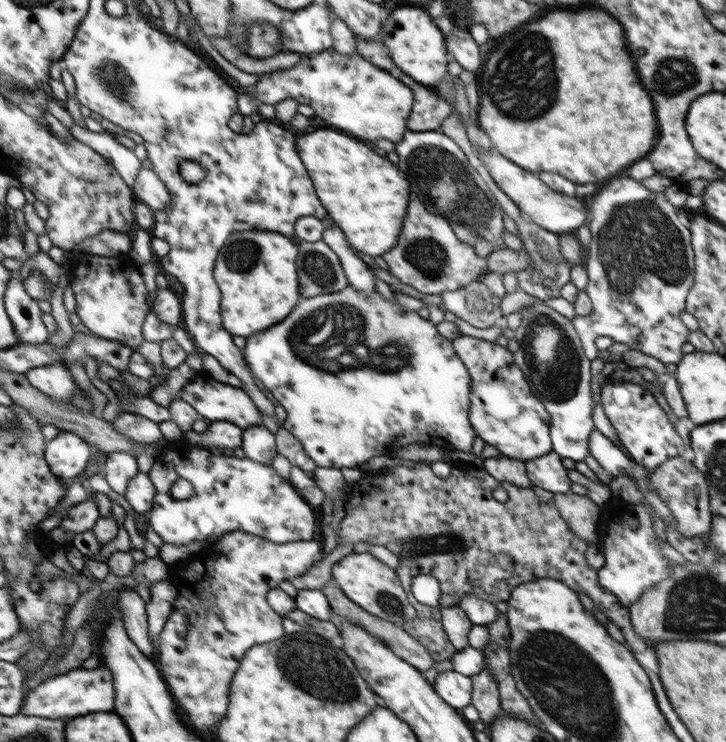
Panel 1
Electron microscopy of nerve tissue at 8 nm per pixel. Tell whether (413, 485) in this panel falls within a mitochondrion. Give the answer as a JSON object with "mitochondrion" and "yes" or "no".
{"mitochondrion":"no"}

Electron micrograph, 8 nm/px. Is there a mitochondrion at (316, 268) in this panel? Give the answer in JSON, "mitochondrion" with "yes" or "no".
{"mitochondrion":"yes"}

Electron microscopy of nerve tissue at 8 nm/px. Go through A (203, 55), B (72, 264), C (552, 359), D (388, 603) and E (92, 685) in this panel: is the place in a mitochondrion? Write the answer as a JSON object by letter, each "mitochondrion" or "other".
{"A":"other","B":"other","C":"mitochondrion","D":"mitochondrion","E":"other"}

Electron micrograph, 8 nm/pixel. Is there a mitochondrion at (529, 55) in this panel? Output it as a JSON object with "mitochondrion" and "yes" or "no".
{"mitochondrion":"yes"}

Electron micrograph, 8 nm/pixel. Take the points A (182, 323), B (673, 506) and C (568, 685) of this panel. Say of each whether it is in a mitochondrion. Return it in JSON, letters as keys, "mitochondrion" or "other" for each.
{"A":"other","B":"other","C":"mitochondrion"}

